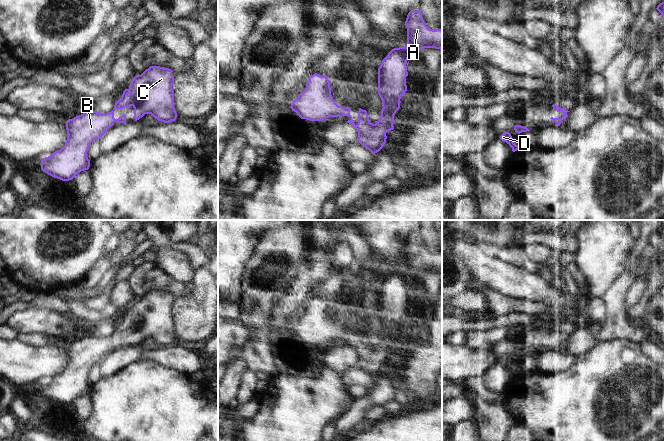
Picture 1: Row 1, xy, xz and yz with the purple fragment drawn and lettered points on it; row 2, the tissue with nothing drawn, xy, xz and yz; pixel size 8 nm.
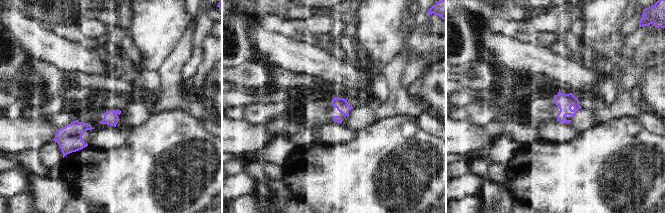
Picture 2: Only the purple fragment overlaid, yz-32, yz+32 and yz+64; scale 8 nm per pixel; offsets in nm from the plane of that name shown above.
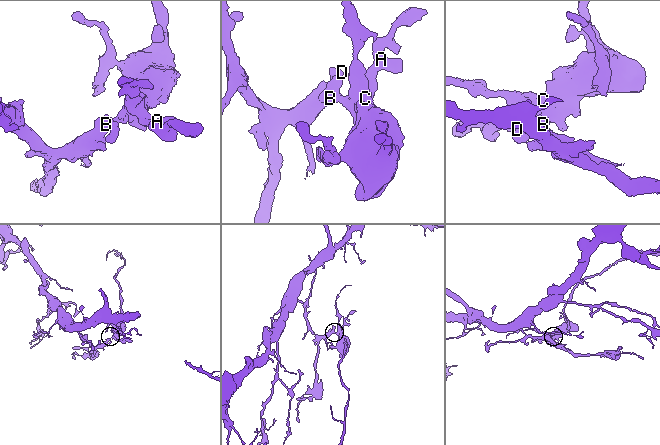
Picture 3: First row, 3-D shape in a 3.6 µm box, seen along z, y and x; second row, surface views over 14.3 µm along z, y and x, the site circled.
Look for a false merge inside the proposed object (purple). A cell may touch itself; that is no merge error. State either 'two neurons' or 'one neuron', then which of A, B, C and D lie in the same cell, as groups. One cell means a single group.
one neuron; groups A B C D

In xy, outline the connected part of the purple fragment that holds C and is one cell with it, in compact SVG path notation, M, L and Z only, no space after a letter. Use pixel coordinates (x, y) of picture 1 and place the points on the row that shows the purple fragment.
M150 66L141 75L136 75L129 88L123 91L111 112L101 114L88 111L66 121L67 140L65 145L50 156L41 159L41 170L62 181L72 180L81 171L88 170L90 160L86 156L90 144L100 139L117 123L126 123L126 115L114 118L116 109L134 108L135 121L151 114L158 121L175 121L174 76L172 70Z

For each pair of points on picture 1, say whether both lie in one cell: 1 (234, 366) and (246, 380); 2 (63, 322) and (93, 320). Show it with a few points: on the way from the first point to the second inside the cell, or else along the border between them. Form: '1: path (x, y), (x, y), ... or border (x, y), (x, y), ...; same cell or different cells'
1: border (246, 368), (241, 375), (235, 397); different cells
2: border (69, 313), (73, 318); different cells

